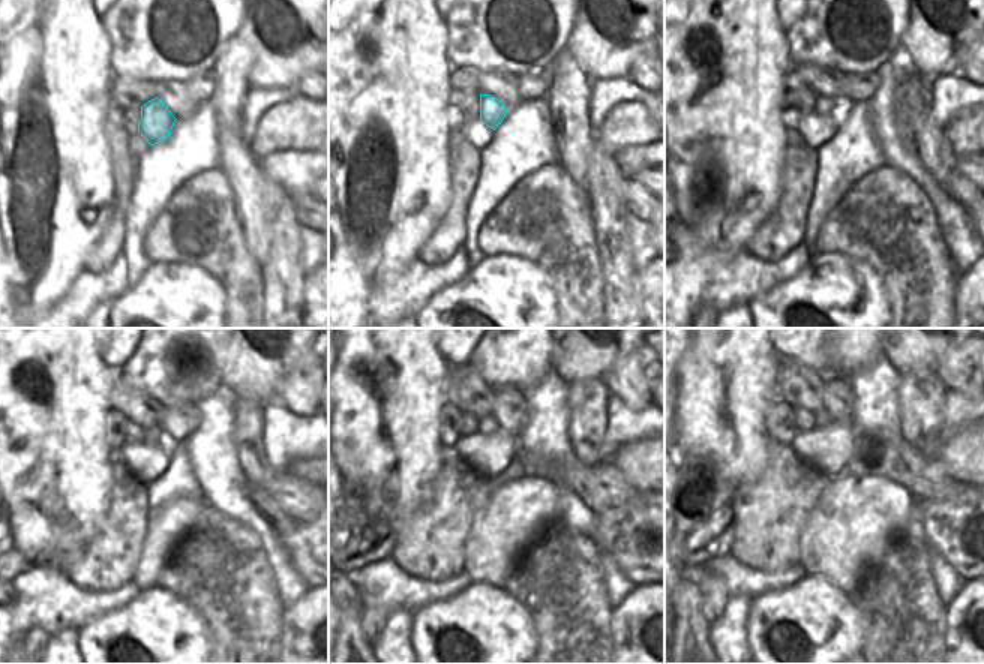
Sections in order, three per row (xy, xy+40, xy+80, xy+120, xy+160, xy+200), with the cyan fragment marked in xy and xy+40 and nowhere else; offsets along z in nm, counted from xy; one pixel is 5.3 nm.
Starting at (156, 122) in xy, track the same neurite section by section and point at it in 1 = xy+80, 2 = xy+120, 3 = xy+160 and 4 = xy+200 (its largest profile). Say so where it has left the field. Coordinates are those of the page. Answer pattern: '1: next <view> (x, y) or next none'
1: next xy+80 (824, 105)
2: next xy+120 (155, 436)
3: next xy+160 (488, 424)
4: next xy+200 (822, 418)

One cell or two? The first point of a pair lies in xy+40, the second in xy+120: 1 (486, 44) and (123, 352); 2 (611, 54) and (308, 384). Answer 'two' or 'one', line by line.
1: two
2: two

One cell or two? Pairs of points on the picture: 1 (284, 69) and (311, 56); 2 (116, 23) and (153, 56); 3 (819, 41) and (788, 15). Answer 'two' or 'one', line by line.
1: one
2: one
3: two

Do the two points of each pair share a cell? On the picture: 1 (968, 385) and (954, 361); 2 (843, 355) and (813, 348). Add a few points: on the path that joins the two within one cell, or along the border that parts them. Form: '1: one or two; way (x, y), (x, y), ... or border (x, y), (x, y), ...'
1: one; way (968, 379), (960, 367)
2: two; border (824, 343), (824, 352), (836, 373)

